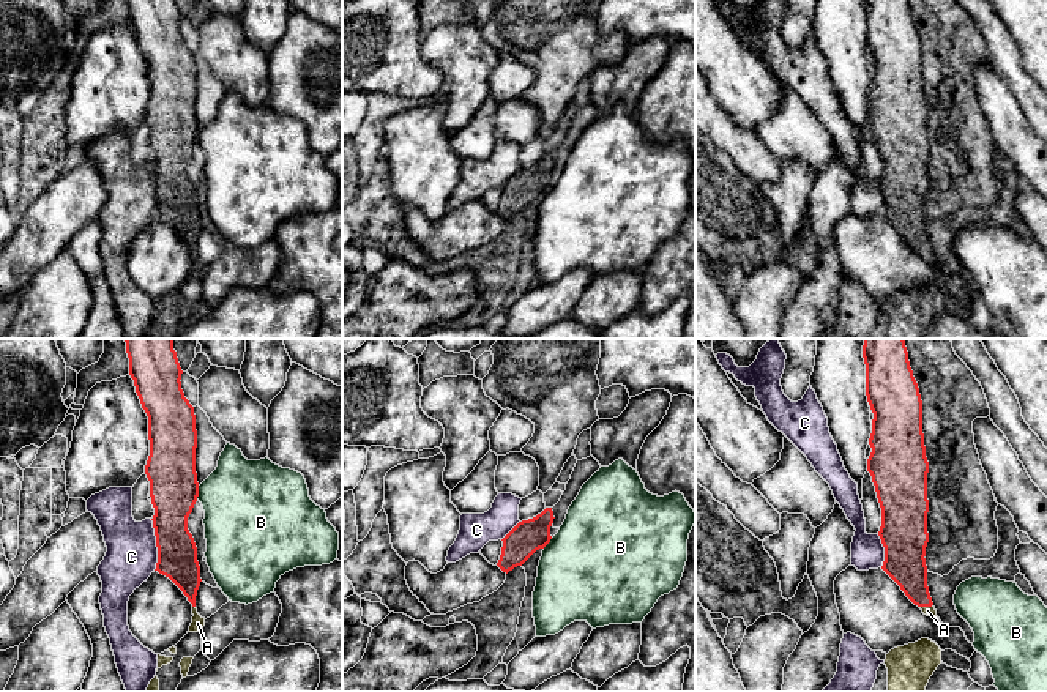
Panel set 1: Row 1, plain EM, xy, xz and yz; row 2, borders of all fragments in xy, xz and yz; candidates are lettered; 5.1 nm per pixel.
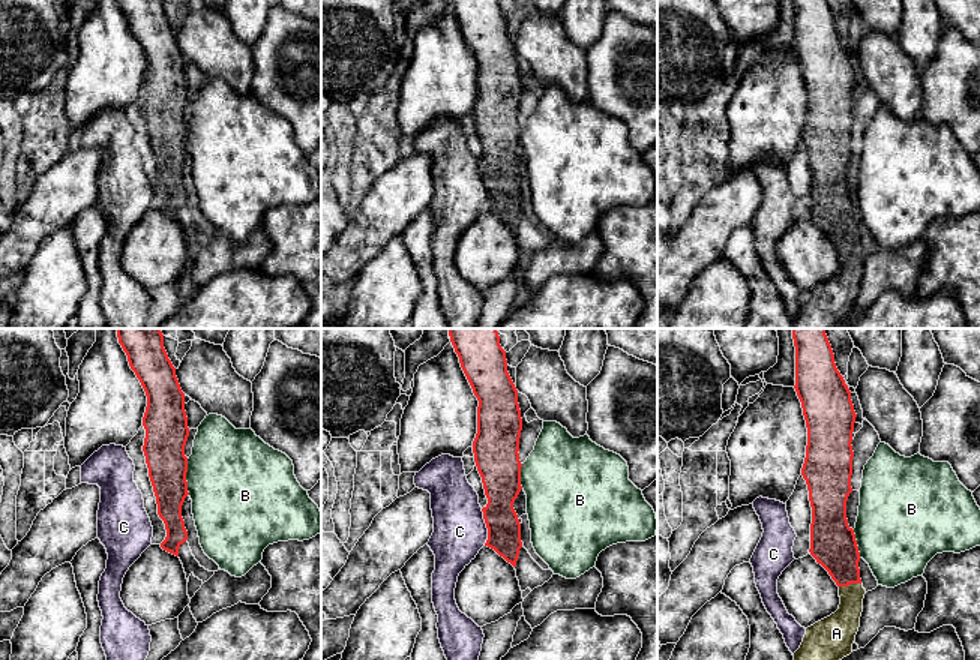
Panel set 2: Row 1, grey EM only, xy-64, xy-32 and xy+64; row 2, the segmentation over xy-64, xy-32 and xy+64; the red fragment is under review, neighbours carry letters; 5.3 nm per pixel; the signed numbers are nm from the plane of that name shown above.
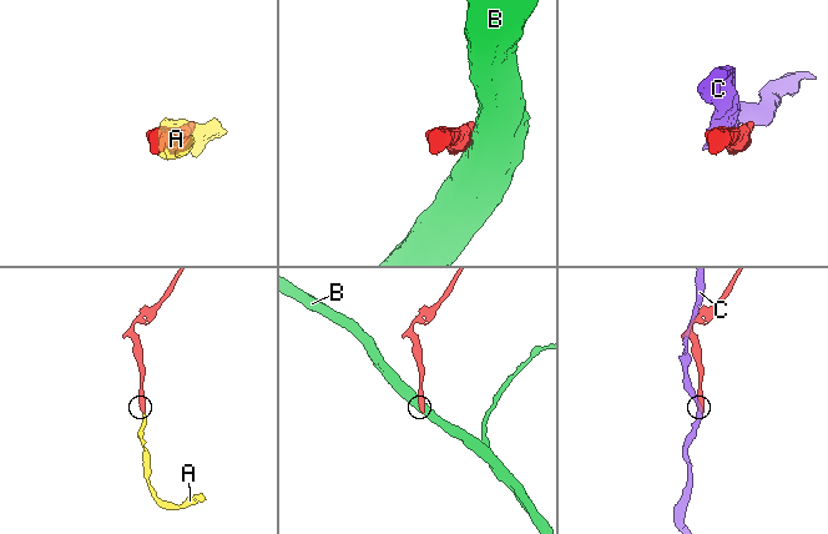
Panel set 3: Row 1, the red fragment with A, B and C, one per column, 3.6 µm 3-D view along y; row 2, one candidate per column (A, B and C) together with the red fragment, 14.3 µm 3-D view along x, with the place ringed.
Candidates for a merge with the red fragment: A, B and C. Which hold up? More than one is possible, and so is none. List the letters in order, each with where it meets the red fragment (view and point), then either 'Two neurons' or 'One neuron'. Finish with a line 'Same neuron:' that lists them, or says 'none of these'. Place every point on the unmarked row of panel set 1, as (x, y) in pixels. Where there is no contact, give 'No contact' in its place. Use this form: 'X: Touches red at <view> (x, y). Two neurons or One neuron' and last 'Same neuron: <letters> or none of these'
A: Touches red at yz (926, 252). One neuron
B: Touches red at xy (197, 139). Two neurons
C: Touches red at xy (156, 191). Two neurons
Same neuron: A

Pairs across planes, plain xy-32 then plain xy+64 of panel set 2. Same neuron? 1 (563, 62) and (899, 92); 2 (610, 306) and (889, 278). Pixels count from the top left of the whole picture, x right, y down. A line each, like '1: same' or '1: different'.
1: same
2: different

